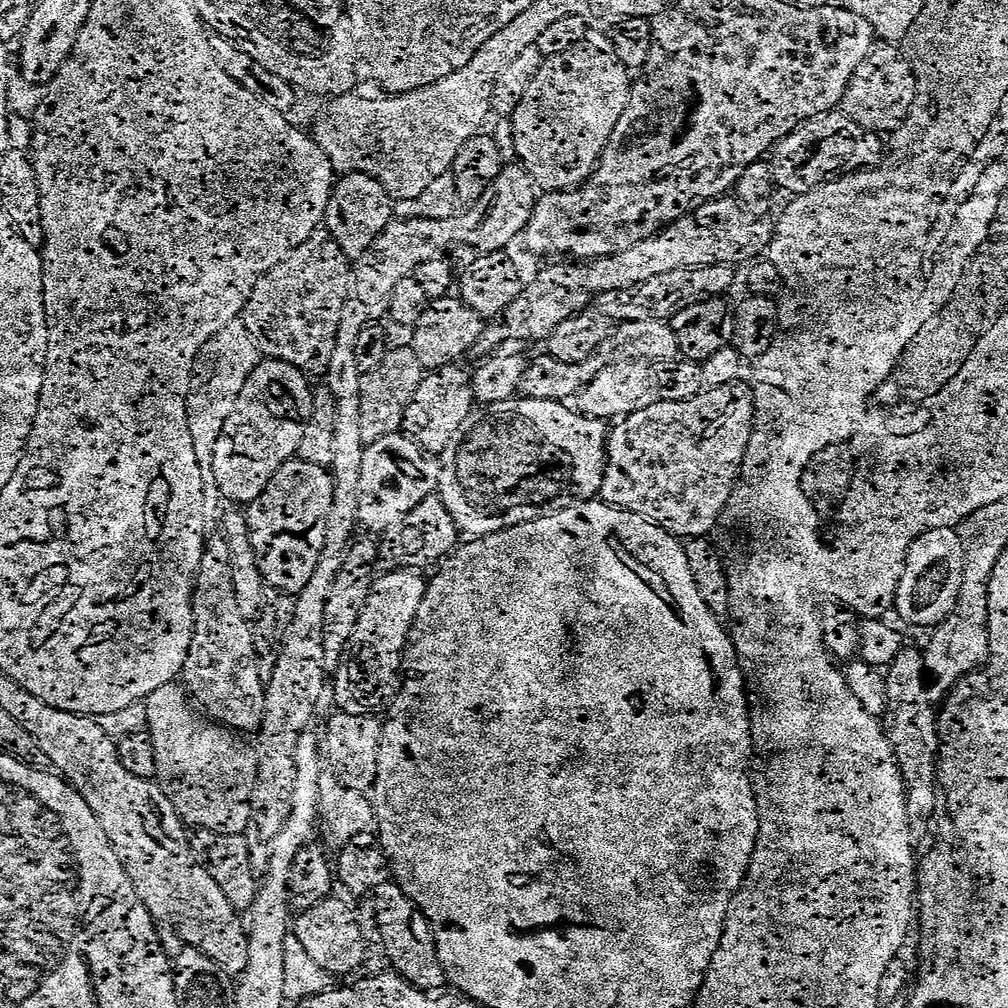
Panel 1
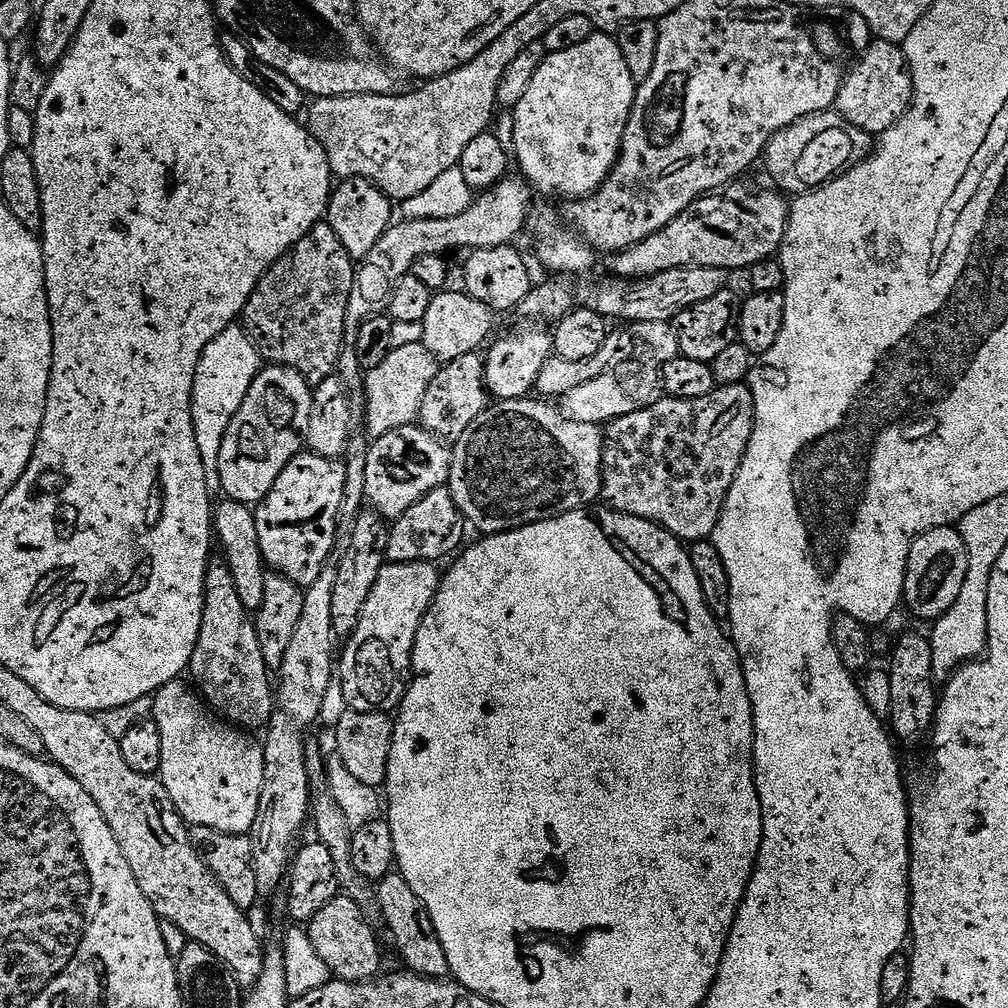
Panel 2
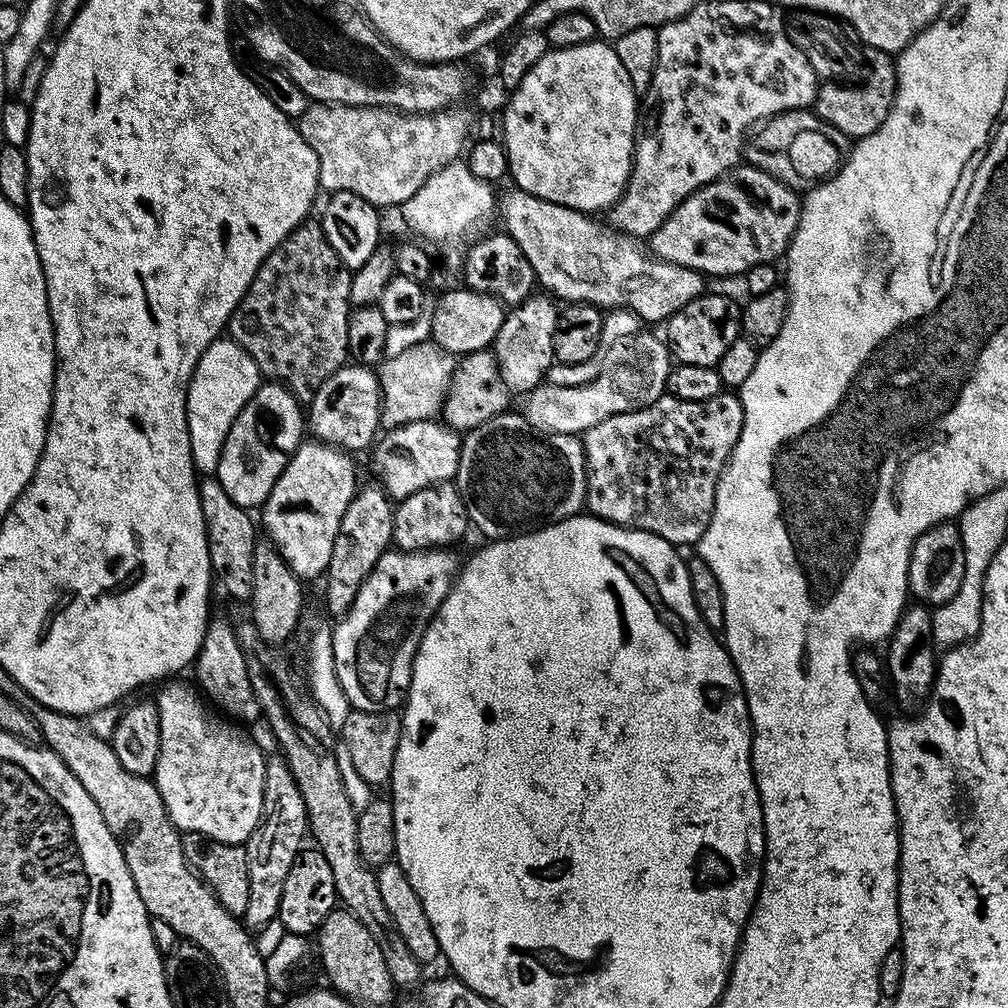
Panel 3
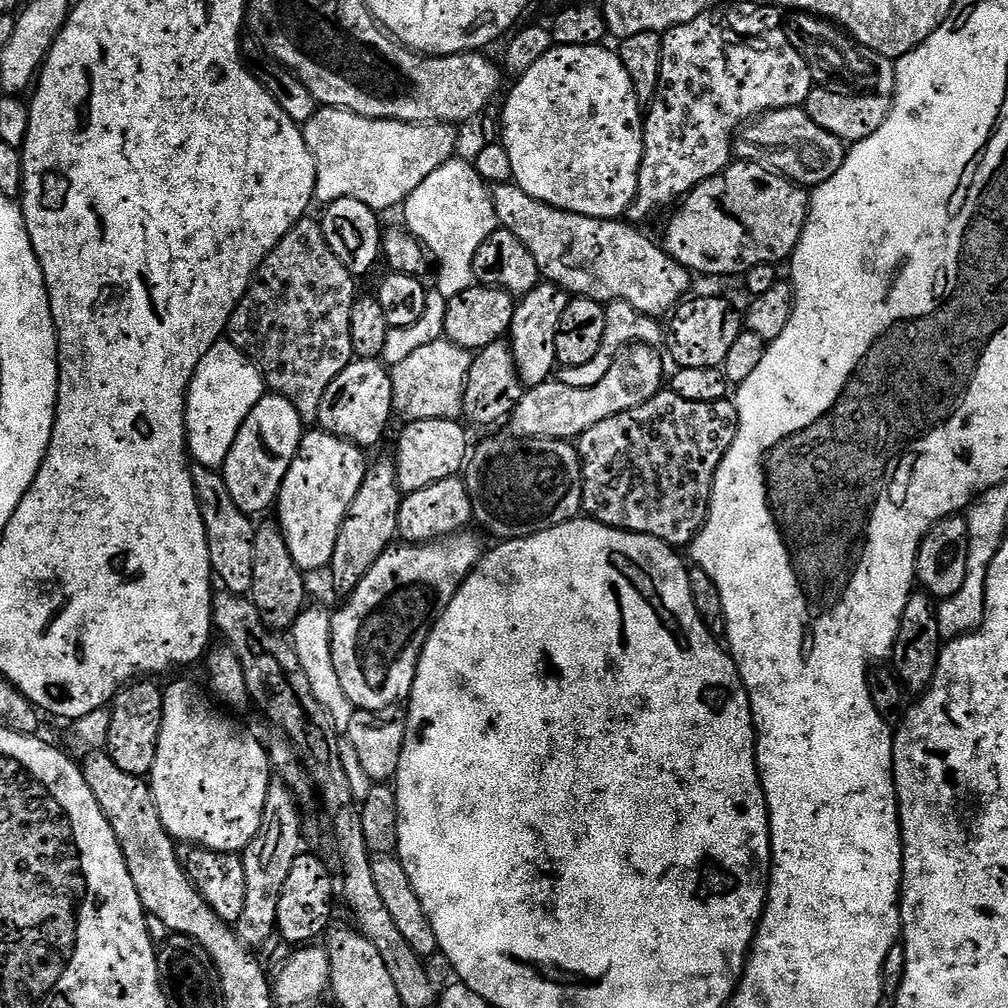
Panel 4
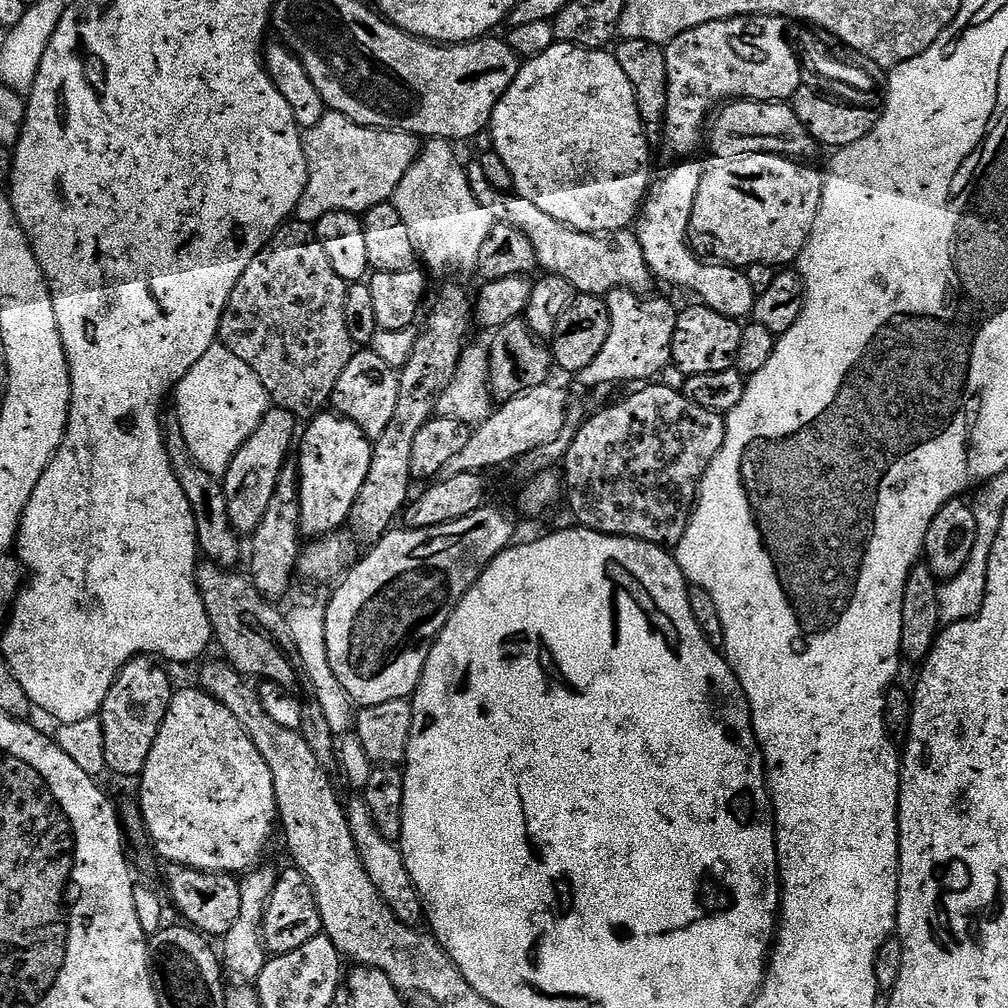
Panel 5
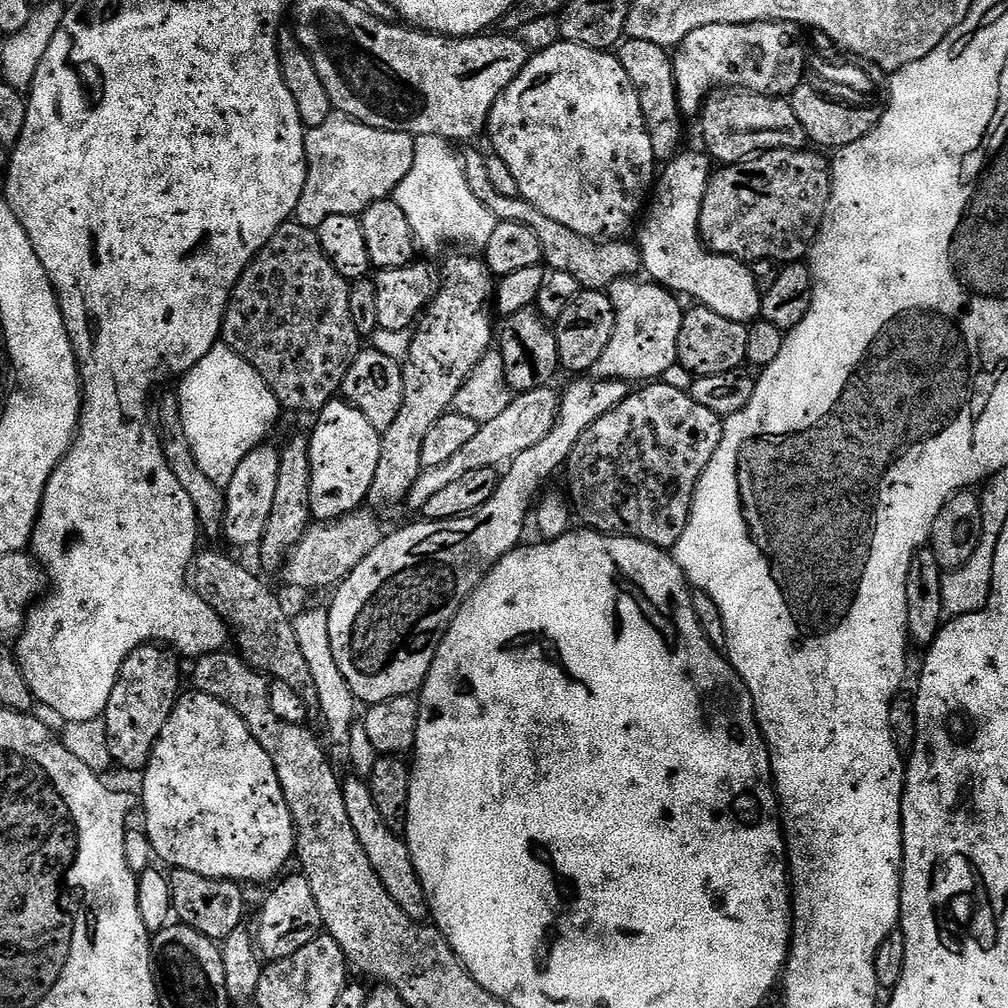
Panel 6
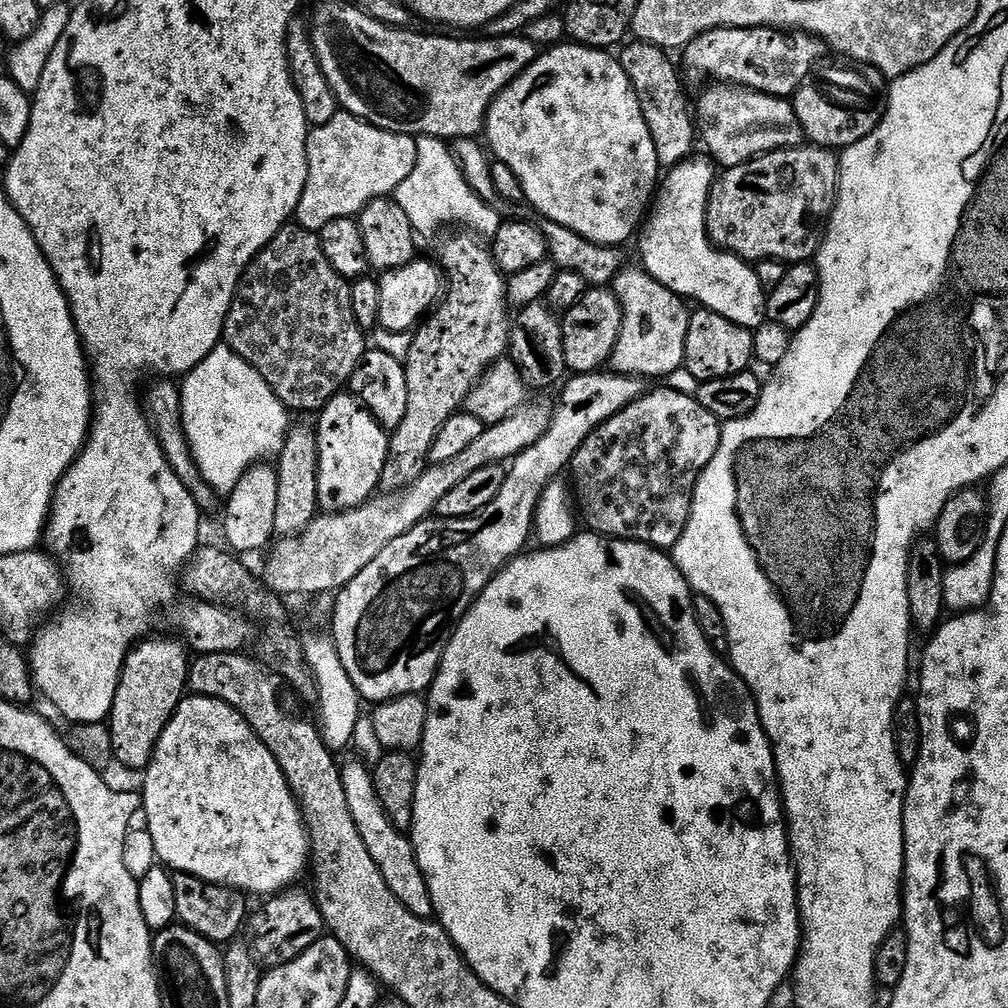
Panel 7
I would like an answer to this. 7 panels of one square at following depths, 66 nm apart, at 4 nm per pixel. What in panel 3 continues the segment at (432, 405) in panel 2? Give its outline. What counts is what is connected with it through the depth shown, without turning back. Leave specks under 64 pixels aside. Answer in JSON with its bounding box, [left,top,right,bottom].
[442,352,513,434]

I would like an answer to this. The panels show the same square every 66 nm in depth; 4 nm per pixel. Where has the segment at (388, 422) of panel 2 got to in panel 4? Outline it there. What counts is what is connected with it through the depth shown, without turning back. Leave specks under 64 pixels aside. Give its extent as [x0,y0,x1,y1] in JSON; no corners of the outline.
[390,338,473,421]

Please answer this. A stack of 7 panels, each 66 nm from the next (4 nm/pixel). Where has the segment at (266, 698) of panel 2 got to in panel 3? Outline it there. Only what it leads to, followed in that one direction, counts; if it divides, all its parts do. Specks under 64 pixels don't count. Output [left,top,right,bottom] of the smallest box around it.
[194,619,261,722]

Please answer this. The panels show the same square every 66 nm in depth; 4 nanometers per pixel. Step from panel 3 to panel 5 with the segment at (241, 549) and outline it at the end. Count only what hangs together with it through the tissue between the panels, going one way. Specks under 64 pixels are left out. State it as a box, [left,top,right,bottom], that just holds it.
[166,426,241,569]

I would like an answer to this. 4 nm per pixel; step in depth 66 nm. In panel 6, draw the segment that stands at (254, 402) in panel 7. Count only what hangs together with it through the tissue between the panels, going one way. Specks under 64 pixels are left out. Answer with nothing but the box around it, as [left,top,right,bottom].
[179,342,281,486]

